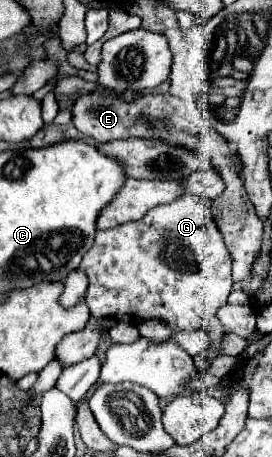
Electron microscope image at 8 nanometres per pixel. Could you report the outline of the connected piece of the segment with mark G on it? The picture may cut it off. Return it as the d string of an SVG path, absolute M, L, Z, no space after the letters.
M183 194L177 198L177 202L155 206L137 222L99 230L93 248L83 256L79 266L79 270L85 270L89 276L85 302L91 310L91 316L109 316L117 322L129 322L133 326L139 326L147 320L161 320L177 332L205 330L211 340L209 348L203 352L205 360L213 362L217 356L221 356L221 342L227 332L217 318L217 310L227 304L227 296L231 294L233 258L225 246L223 234L213 220L211 206L213 200L209 198Z

